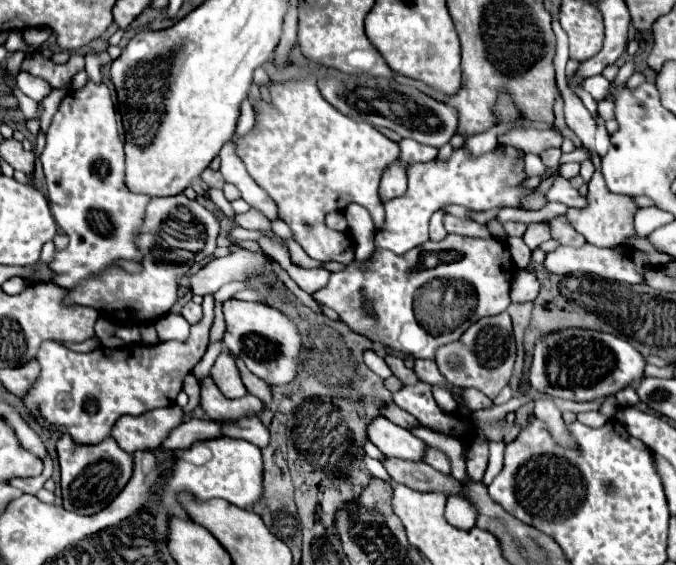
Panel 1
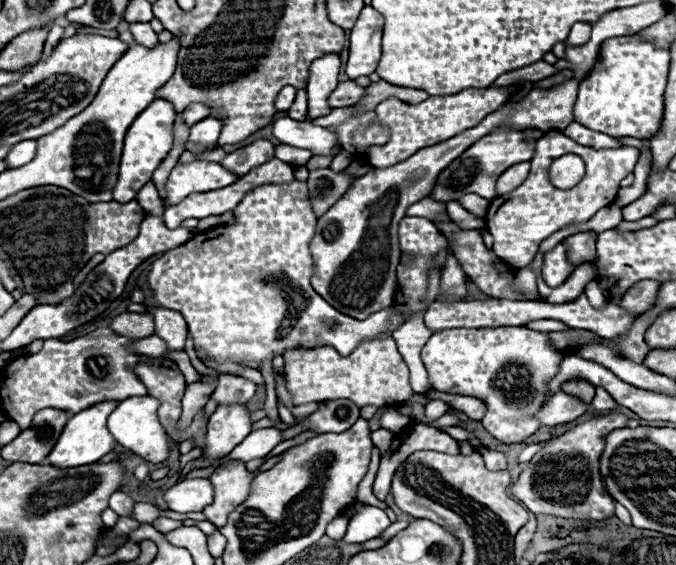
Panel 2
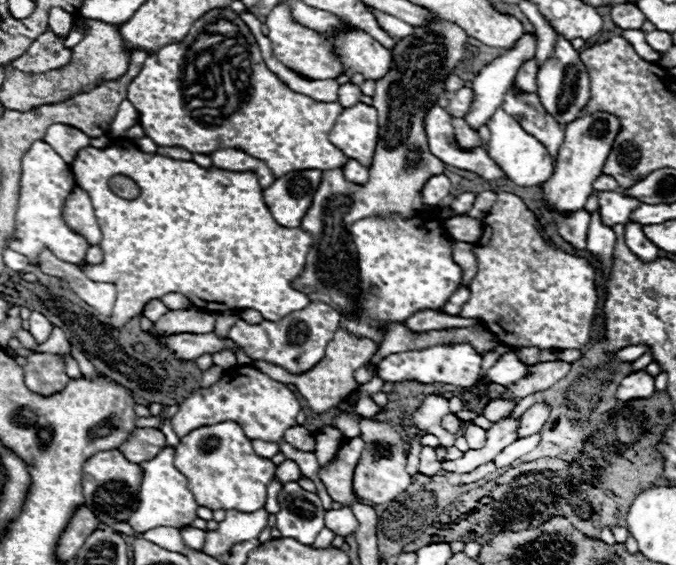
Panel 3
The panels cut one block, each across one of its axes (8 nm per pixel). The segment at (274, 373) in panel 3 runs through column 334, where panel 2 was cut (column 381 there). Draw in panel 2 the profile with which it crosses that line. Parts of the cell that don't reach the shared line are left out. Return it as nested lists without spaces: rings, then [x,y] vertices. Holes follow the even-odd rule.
[[[386,334],[362,340],[362,344],[358,344],[358,348],[348,358],[340,358],[338,352],[328,344],[288,348],[284,350],[282,358],[284,358],[286,388],[296,406],[340,398],[348,398],[360,408],[368,404],[390,406],[406,402],[414,394],[408,382],[410,378],[408,366],[402,360],[400,352],[396,350],[394,338]]]

